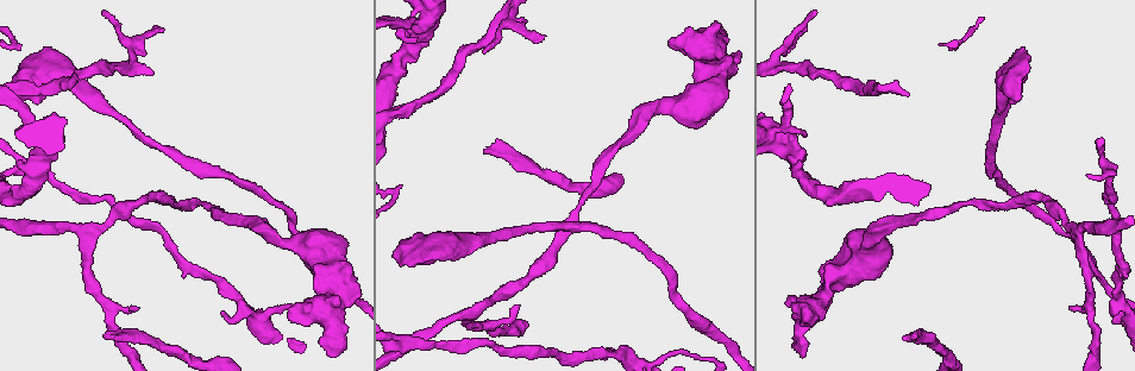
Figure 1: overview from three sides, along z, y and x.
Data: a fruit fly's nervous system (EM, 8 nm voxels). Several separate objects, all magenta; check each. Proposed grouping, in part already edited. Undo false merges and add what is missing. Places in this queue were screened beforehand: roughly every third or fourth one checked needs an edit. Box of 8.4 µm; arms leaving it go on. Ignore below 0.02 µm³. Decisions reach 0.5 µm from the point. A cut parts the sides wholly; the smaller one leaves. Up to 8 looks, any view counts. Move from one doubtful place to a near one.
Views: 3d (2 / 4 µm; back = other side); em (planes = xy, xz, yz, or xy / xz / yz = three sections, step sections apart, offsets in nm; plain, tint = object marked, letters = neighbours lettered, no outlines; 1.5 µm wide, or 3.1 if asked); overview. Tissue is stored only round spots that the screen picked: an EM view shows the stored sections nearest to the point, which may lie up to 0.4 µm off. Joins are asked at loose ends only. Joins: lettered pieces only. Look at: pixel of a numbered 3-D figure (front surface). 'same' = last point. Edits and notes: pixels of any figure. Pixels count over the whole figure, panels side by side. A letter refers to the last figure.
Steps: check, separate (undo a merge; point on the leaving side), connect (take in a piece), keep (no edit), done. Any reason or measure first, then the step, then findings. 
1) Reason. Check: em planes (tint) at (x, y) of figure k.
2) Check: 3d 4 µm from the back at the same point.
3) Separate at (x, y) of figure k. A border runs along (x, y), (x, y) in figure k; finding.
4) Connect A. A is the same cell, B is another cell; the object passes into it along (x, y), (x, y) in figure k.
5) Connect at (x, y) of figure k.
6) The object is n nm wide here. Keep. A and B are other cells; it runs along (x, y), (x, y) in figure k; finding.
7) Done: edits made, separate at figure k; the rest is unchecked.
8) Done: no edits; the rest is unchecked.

Check: 3d 2 µm at (104, 336) of figure 1.

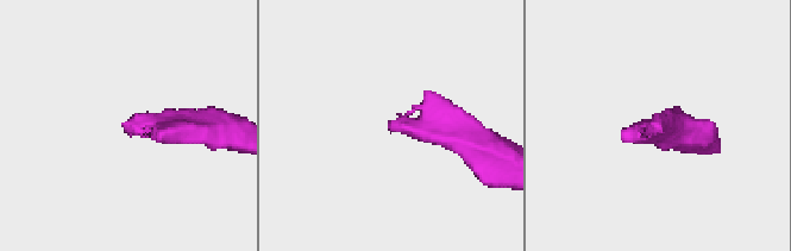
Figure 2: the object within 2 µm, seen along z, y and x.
Shape alone is not enough. Check: em planes (letters) at (651, 123) of figure 2.

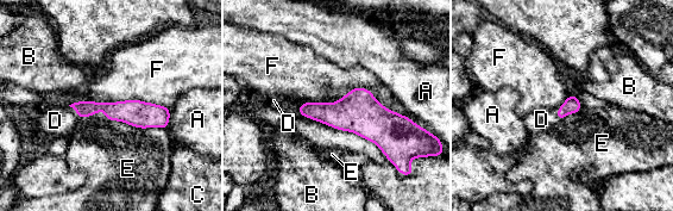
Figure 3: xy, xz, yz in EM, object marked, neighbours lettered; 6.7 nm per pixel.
The object is 110 nm wide here. Connect D. D is the same cell, A, B, C, E and F are other cells; it goes on there.

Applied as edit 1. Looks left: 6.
Check: overview.

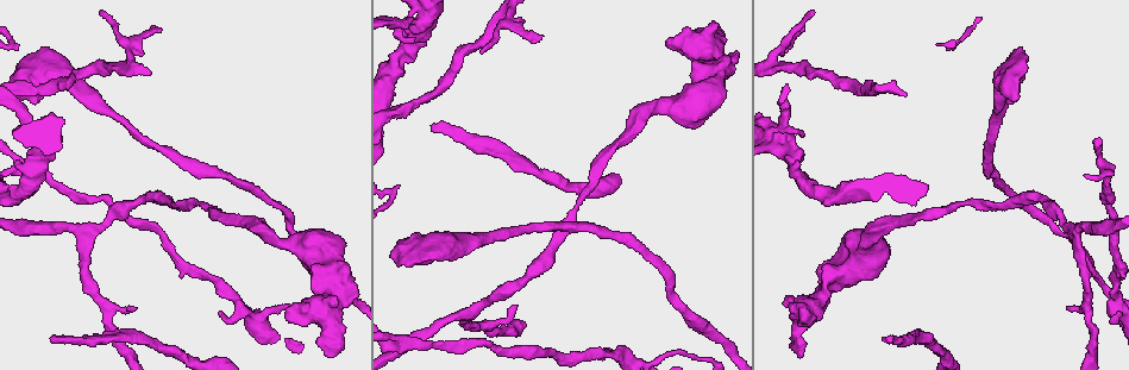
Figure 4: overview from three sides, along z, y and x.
Check: 3d 2 µm at (1066, 233) of figure 4.

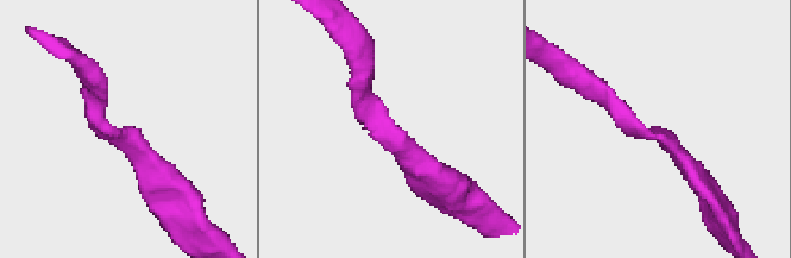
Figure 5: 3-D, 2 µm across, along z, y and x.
The arms are 170, 200 nm wide; need the tissue. Check: em planes (tint) at (652, 135) of figure 5.

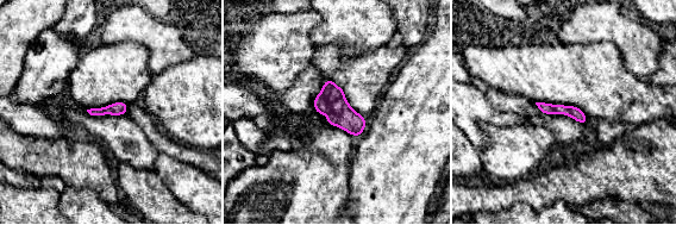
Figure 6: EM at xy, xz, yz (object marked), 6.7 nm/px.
Check: em planes (letters) at the same point.

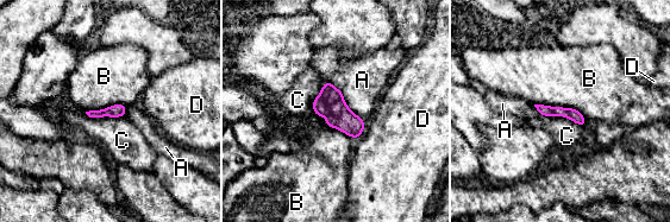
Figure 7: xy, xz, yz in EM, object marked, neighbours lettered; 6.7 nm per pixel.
Keep. A, B, C and D are other cells; a border runs along (539, 114), (564, 115), (582, 127) in figure 7; all the same cell.

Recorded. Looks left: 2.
Two arms in line, one across. Check: em planes (letters) at (407, 345) of figure 4.

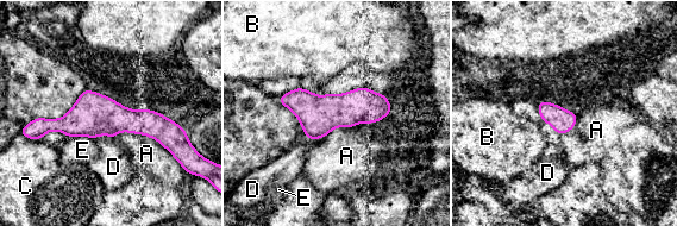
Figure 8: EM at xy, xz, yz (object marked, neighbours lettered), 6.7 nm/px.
The object is 160 nm wide here. Keep. A, B, C, D and E are other cells; it runs along (38, 127), (146, 121), (177, 132) in figure 8; continuous, no second cell.

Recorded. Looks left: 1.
Done: edits made, connect at figure 3; the rest is unchecked.

